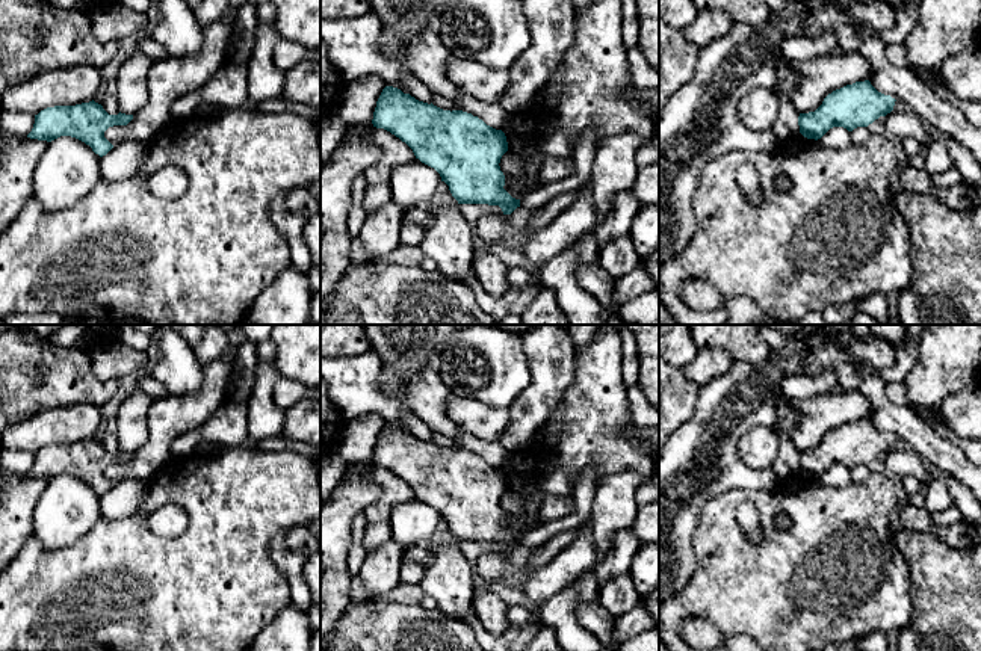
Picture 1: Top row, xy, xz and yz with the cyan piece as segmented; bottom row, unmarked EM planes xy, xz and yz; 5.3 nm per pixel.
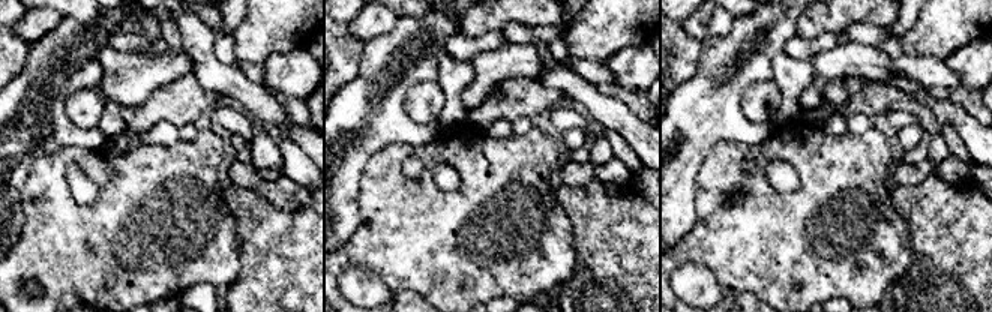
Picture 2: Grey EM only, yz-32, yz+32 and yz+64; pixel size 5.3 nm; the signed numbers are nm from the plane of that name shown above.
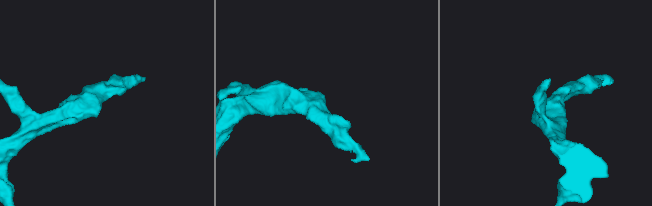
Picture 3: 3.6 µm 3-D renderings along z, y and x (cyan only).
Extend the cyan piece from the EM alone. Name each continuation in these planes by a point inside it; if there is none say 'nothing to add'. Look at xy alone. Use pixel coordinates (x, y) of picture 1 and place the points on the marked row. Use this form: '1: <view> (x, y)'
nothing to add

